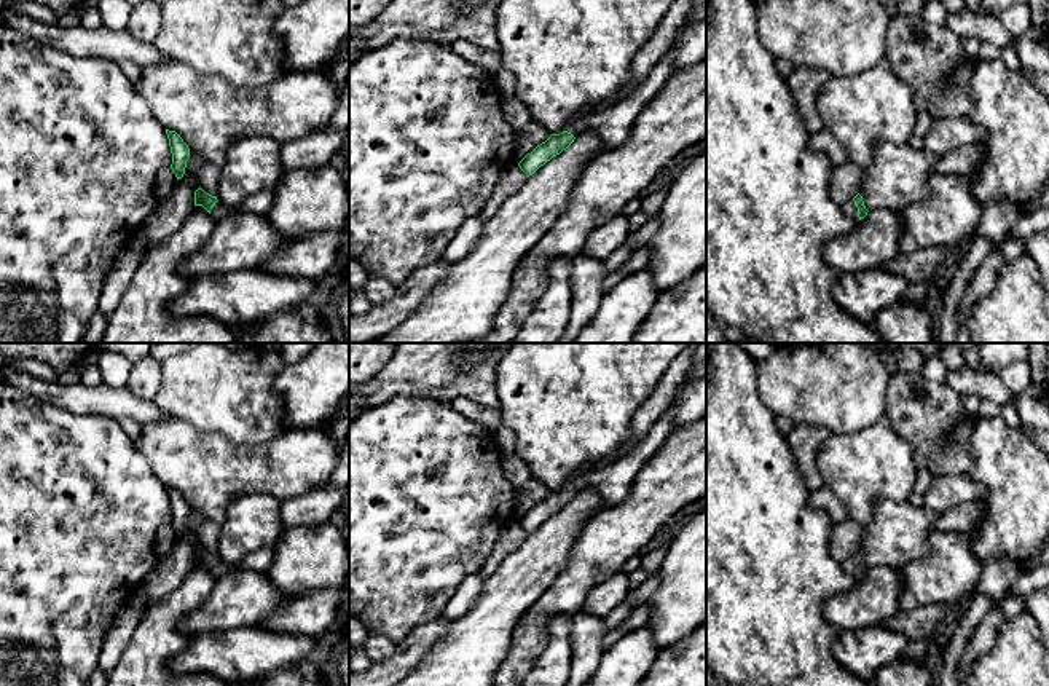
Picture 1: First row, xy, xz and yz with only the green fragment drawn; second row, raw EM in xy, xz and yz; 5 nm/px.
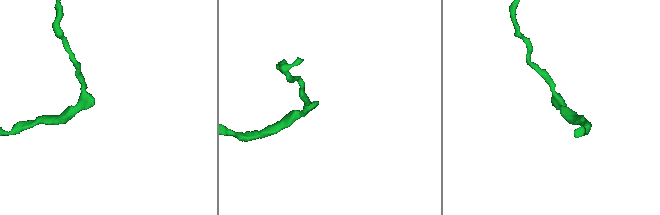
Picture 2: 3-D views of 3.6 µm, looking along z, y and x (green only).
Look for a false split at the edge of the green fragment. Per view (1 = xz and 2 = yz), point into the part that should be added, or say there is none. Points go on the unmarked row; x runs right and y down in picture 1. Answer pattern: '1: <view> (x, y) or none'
1: xz (612, 482)
2: yz (850, 565)

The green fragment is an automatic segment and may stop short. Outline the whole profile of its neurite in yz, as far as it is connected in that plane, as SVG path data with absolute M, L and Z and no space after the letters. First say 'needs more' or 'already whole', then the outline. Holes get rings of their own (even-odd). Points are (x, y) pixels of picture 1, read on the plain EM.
needs more; M859 550L851 558L847 558L845 562L842 562L842 565L845 571L855 578L864 576L869 570Z

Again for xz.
needs more; M668 408L630 453L606 467L574 479L560 491L552 491L518 520L520 526L528 534L532 533L540 523L566 507L574 496L587 487L595 488L607 506L622 503L628 496L631 483L639 471L658 450L663 448L671 434L673 413Z

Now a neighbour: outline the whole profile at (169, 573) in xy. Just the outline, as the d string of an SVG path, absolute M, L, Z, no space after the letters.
M190 511L185 531L177 538L174 549L164 558L159 558L156 568L139 584L147 608L163 601L193 568L194 549L199 546L198 526L204 520L202 514Z

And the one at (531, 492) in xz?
M531 477L521 487L515 488L515 506L510 520L520 520L528 511L550 495L550 488L540 480Z

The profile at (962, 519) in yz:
M974 503L960 504L947 509L936 518L936 530L944 533L969 534L979 523L984 509Z

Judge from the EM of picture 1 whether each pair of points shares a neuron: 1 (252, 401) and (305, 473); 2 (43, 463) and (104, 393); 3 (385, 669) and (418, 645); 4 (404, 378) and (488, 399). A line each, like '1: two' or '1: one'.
1: two
2: two
3: one
4: one

